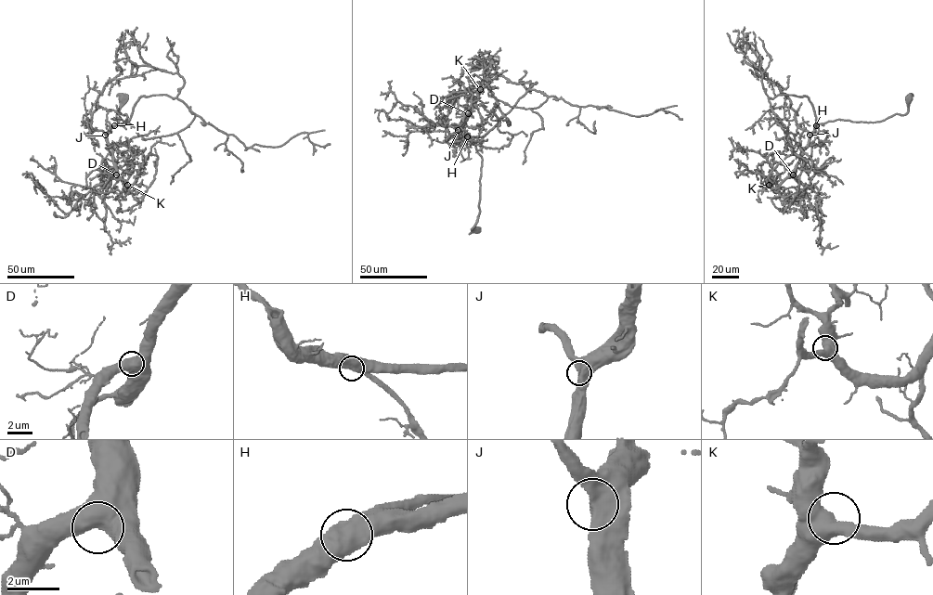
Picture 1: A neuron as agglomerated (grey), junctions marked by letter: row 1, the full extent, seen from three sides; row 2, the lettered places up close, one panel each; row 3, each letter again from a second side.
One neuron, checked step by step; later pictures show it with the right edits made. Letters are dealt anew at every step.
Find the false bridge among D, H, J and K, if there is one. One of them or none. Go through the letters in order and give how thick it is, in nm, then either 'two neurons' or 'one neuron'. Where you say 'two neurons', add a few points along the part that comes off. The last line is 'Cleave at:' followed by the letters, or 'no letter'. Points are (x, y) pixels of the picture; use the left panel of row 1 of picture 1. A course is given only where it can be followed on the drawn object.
D: 600 nm thick; one neuron
H: 650 nm thick; one neuron
J: 600 nm thick; one neuron
K: 600 nm thick; one neuron
Cleave at: no letter

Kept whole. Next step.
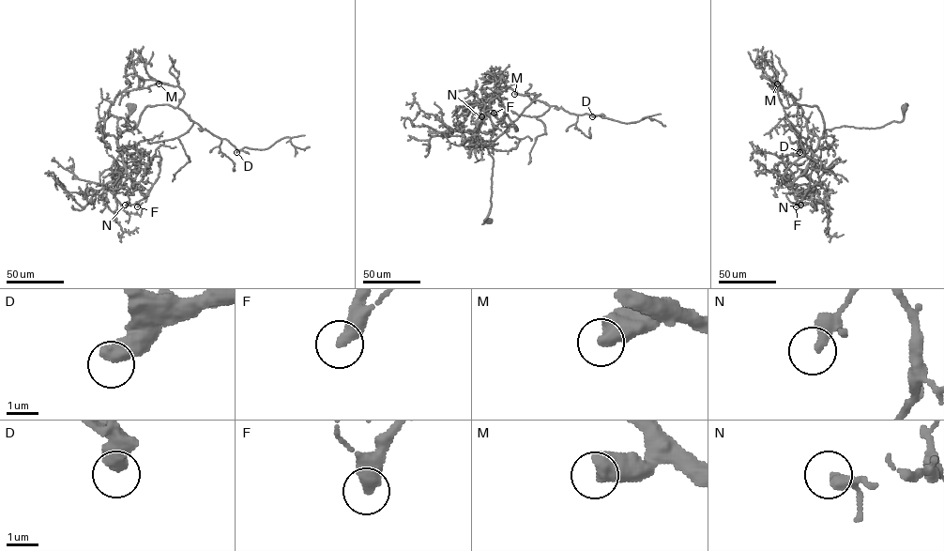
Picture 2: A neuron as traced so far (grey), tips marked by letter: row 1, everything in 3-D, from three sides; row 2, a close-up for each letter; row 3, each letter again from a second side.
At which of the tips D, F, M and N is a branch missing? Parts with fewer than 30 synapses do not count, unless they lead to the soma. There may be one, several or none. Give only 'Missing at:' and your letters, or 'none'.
Missing at: F

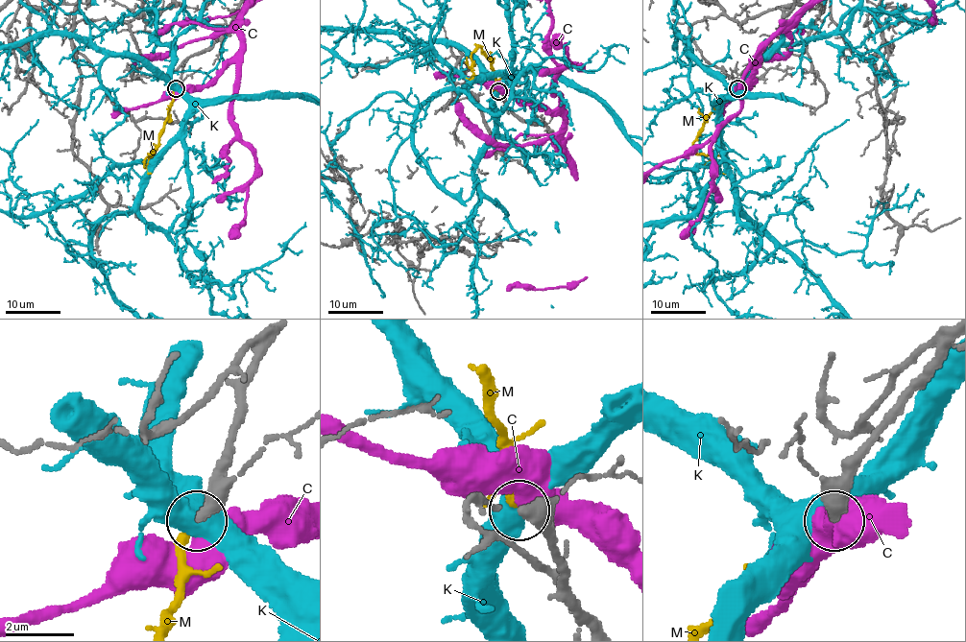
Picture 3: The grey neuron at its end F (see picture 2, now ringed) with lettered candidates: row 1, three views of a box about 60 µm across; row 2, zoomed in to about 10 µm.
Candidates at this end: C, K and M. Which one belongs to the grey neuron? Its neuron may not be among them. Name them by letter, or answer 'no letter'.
M

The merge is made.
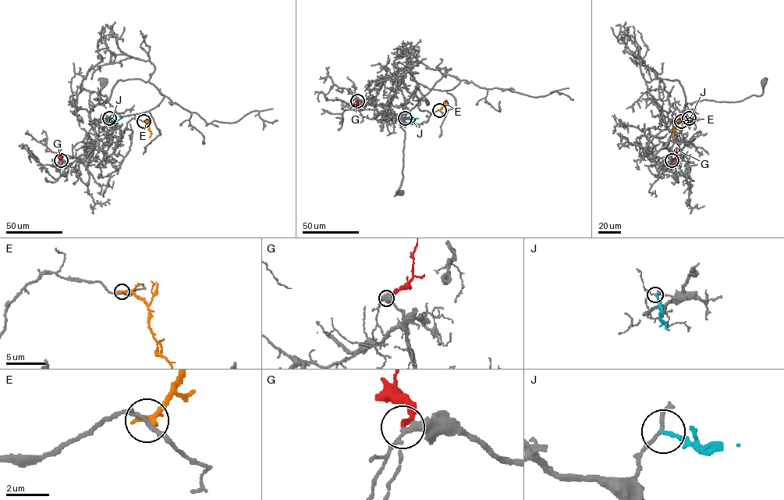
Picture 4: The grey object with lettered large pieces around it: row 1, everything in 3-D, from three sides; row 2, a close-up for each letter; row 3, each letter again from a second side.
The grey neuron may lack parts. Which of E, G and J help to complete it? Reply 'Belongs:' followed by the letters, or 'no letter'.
Belongs: G

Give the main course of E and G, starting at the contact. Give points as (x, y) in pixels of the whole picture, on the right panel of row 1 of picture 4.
E: (682, 121), (677, 123), (671, 137)
G: (672, 160), (675, 157), (676, 149)

